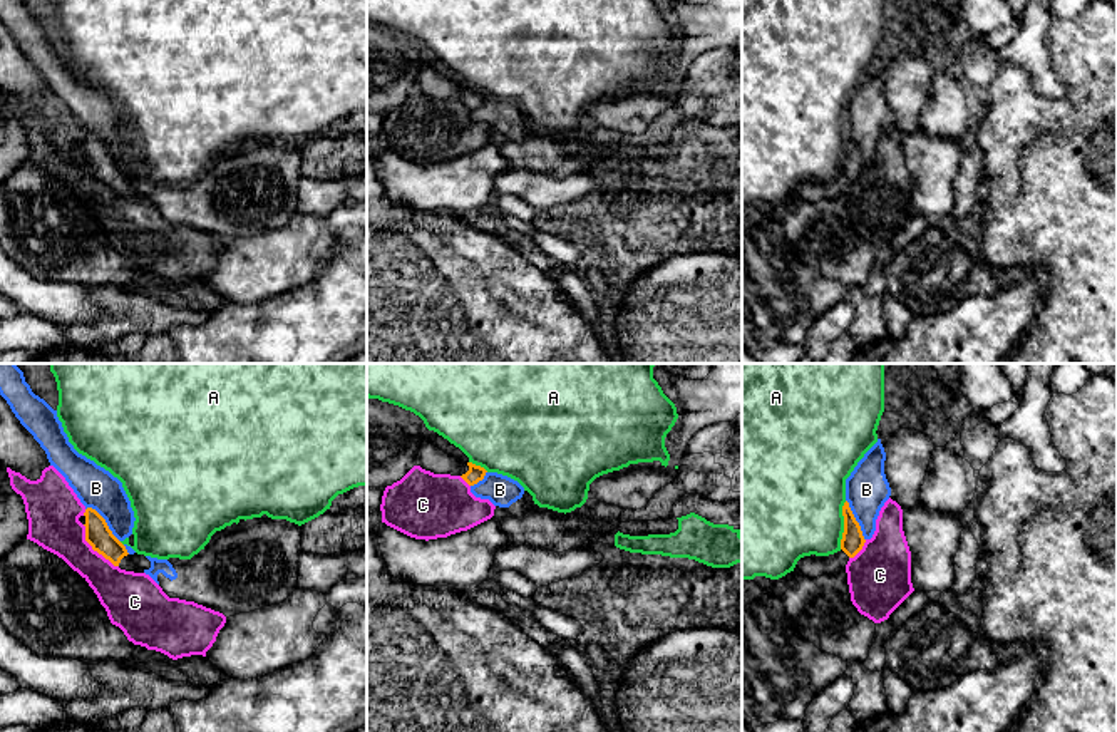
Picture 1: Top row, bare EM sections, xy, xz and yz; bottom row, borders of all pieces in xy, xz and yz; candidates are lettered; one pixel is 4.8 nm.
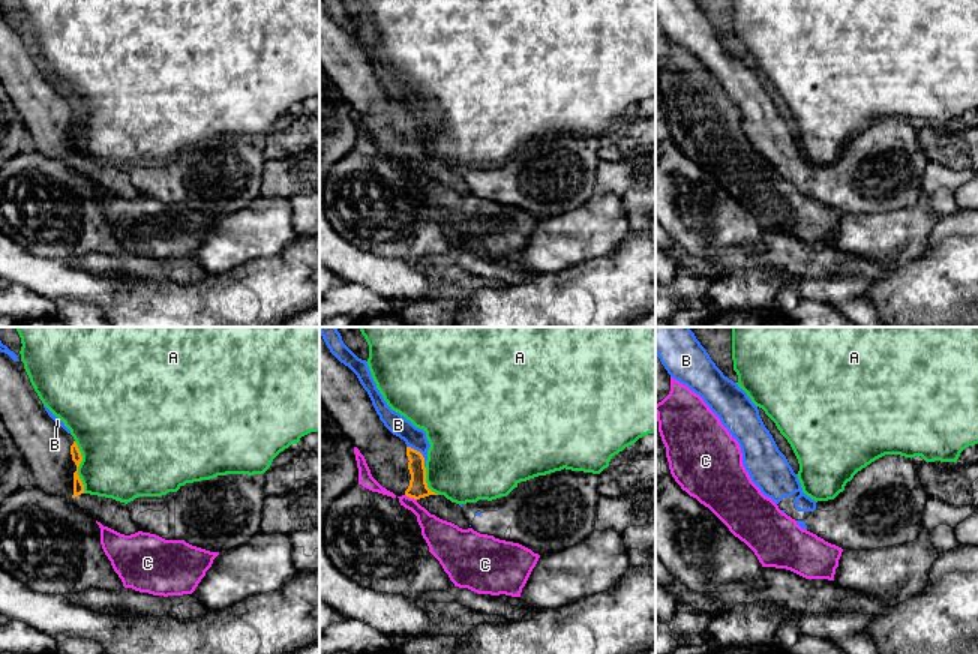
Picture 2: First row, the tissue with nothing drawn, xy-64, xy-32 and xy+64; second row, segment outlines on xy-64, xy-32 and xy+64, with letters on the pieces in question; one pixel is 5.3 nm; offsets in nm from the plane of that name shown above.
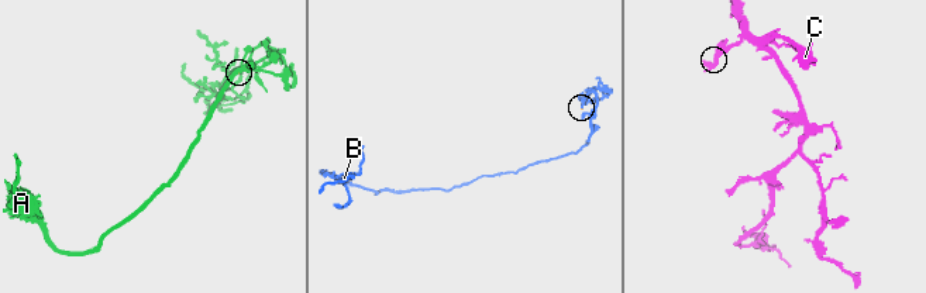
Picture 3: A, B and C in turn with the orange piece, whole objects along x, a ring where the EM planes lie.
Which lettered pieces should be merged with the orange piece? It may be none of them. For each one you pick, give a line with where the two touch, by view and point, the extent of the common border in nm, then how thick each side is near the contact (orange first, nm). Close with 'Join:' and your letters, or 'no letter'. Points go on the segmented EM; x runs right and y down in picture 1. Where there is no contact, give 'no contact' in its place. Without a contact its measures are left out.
Join: no letter

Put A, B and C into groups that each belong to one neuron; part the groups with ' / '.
A / B / C

